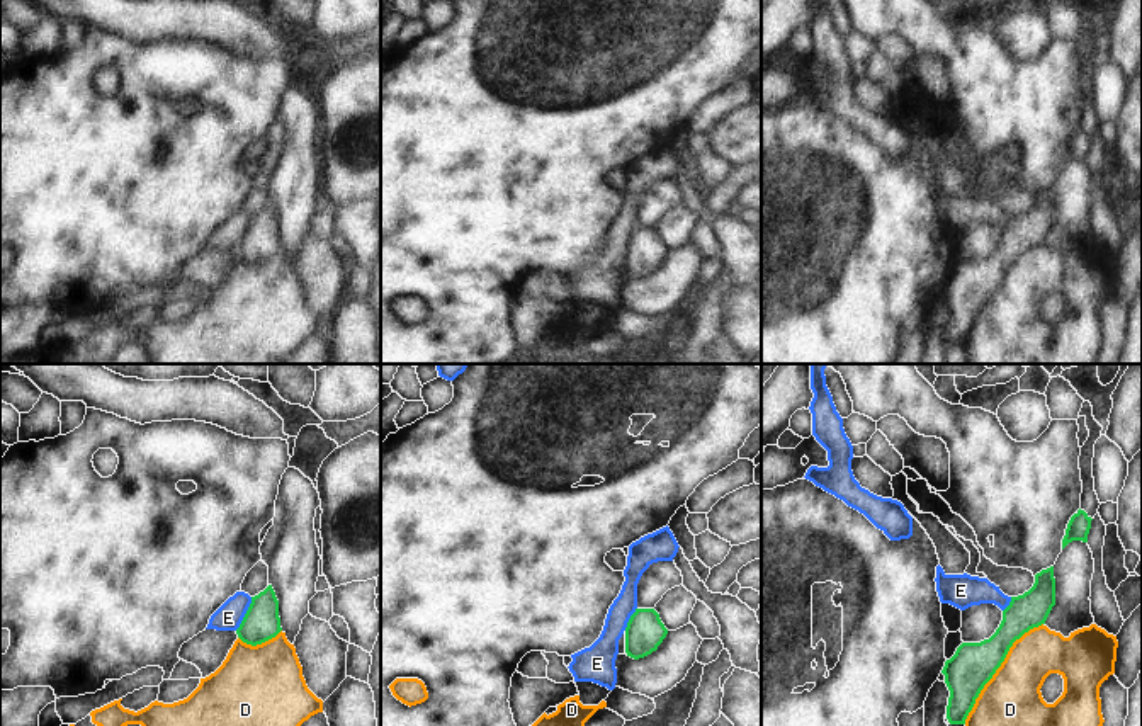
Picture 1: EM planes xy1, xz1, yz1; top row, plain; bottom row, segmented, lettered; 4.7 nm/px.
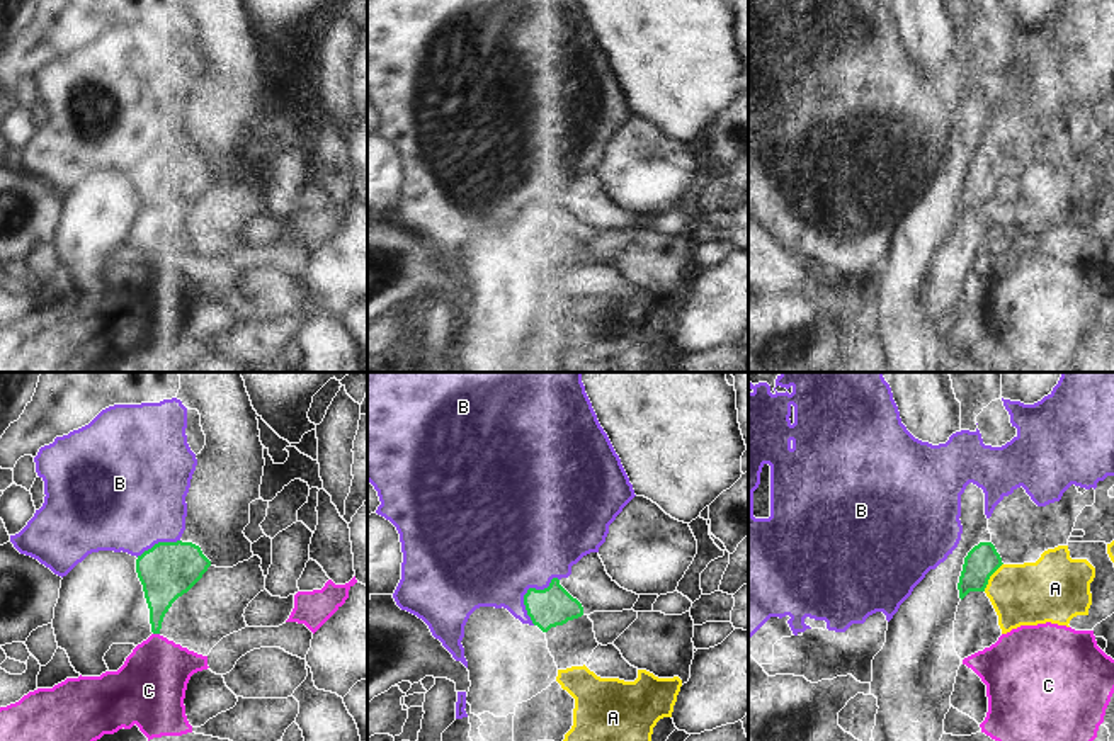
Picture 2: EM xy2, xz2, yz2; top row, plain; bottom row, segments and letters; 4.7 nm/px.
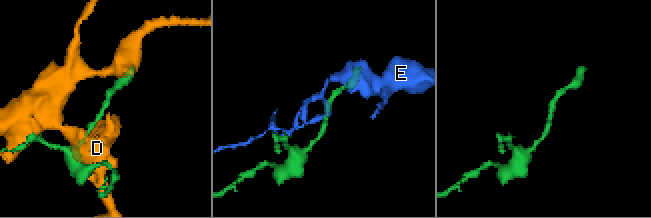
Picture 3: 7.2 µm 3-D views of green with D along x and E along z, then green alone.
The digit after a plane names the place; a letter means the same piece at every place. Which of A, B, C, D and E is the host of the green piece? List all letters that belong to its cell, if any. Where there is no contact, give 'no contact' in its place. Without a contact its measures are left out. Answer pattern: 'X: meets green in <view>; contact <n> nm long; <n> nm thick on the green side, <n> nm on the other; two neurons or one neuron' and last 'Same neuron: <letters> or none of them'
A: meets green in yz2; contact 160 nm long; 160 nm thick on the green side, 300 nm on the other; two neurons
B: meets green in xz2; contact 260 nm long; 190 nm thick on the green side, 480 nm on the other; two neurons
C: meets green in xy2; contact 30 nm long; 200 nm thick on the green side, 320 nm on the other; two neurons
D: meets green in yz1; contact 600 nm long; 200 nm thick on the green side, 280 nm on the other; two neurons
E: meets green in xy1; contact 180 nm long; 170 nm thick on the green side, 130 nm on the other; two neurons
Same neuron: none of them

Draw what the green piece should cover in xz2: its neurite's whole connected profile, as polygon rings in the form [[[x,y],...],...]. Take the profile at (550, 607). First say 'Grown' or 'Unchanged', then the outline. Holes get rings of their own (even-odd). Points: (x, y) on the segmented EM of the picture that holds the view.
Grown. [[[553,578],[544,590],[529,588],[524,605],[532,624],[546,634],[548,649],[558,670],[587,665],[599,646],[594,622],[558,578]]]

